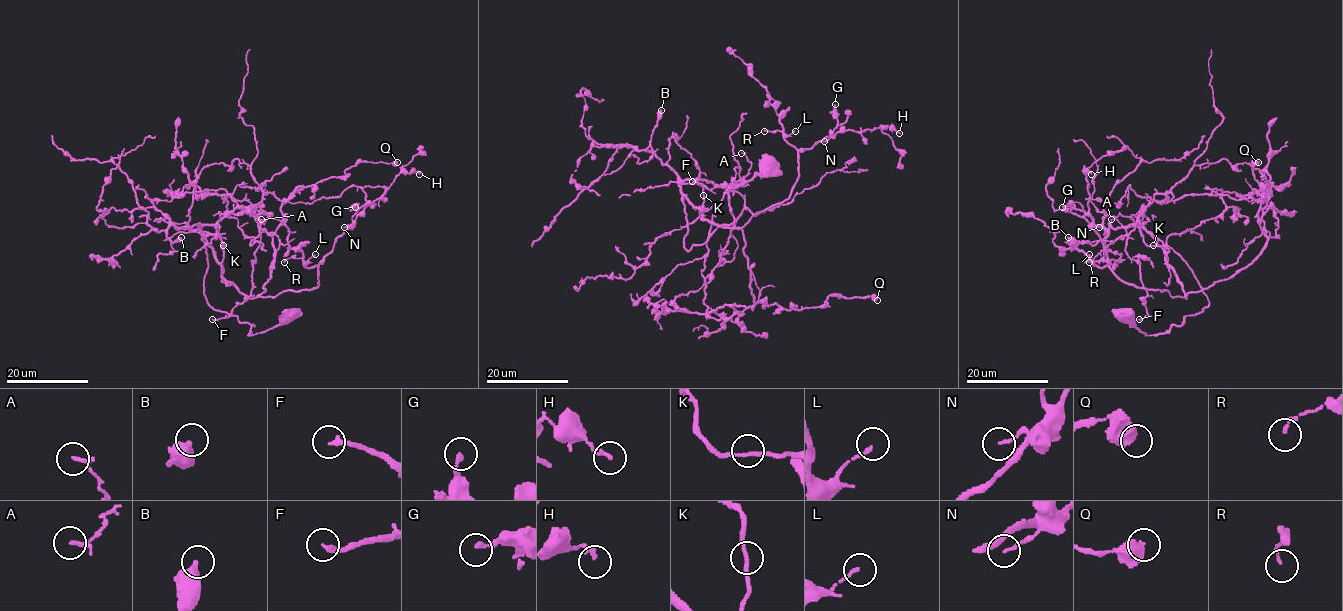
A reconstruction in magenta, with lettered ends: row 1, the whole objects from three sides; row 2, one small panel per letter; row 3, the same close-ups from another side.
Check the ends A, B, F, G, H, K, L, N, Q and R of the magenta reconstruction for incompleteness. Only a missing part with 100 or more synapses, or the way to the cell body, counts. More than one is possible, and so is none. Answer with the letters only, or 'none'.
none

